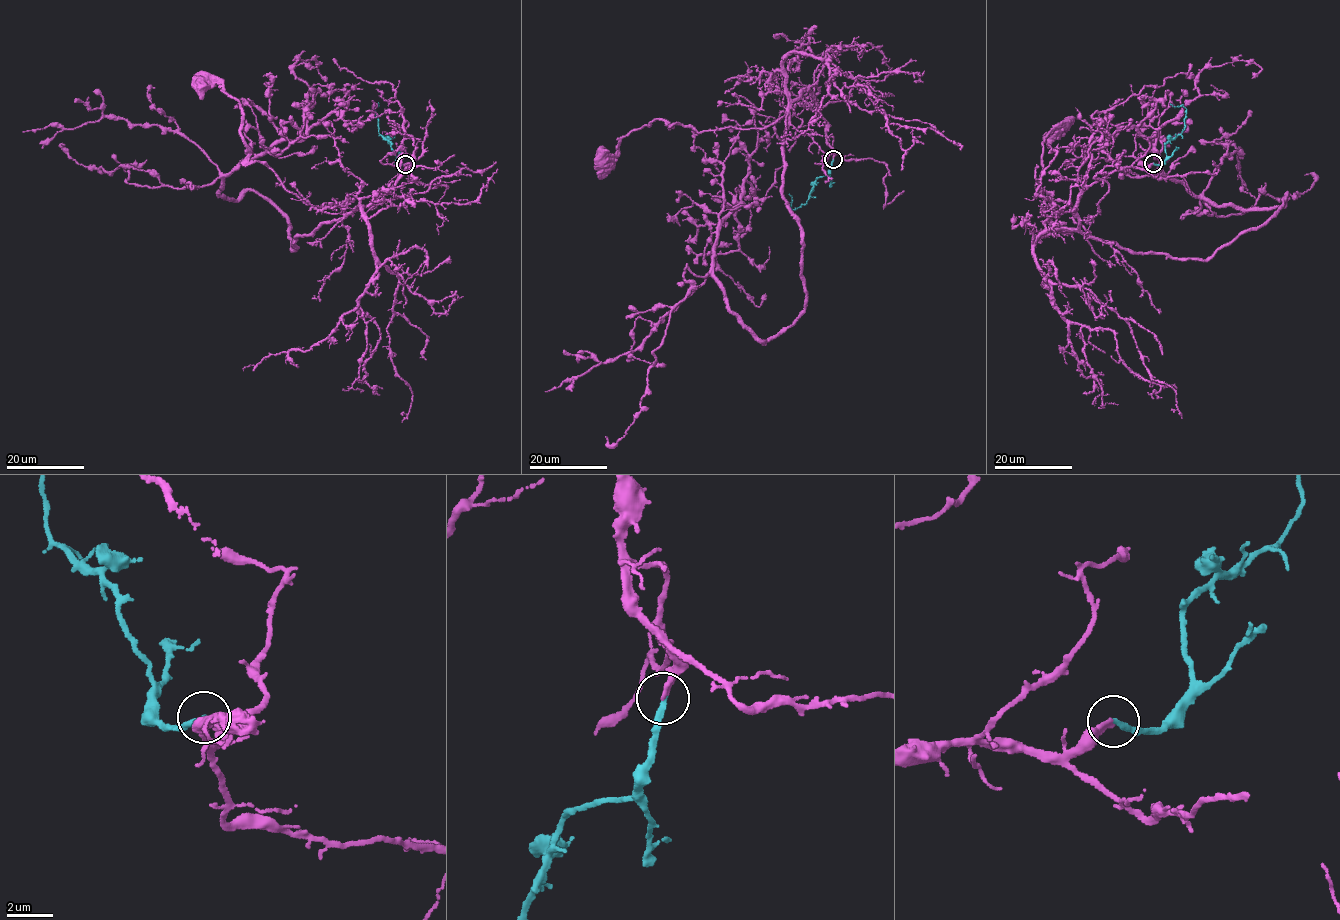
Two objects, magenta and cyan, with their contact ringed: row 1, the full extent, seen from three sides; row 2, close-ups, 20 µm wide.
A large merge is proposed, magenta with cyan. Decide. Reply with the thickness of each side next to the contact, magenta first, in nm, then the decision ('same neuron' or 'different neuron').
260/240 nm | same neuron

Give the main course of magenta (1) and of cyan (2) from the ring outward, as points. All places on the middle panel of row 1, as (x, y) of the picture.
1: (833, 159), (825, 124), (806, 90), (763, 128), (700, 132), (656, 119), (621, 139), (604, 162)
2: (833, 159), (828, 174), (817, 178), (805, 204), (794, 210), (790, 206), (792, 196), (789, 194)

